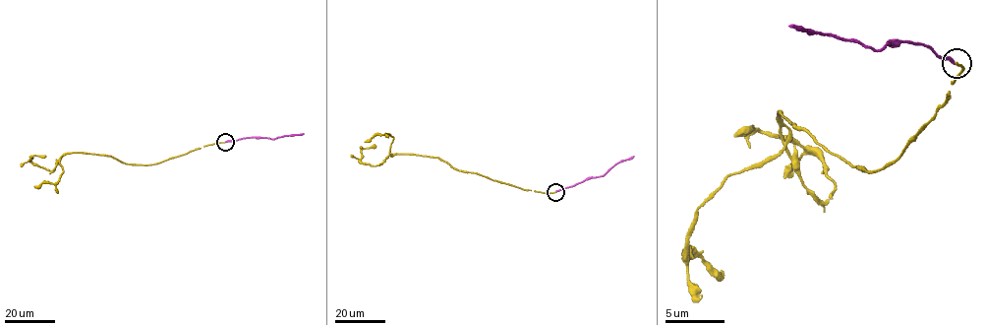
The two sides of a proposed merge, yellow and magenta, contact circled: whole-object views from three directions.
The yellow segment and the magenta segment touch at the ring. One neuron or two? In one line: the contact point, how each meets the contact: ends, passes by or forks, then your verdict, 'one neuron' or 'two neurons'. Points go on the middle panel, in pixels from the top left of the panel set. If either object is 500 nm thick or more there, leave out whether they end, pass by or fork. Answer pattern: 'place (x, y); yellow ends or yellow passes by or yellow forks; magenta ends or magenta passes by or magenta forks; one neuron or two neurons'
place (555, 192); yellow ends; magenta ends; two neurons

